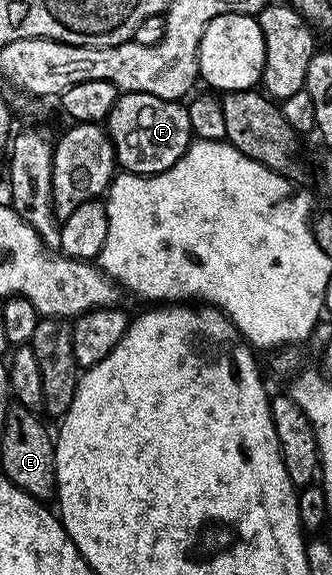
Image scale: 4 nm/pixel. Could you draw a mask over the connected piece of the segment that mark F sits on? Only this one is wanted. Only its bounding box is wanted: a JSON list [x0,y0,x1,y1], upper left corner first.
[105,92,193,176]

